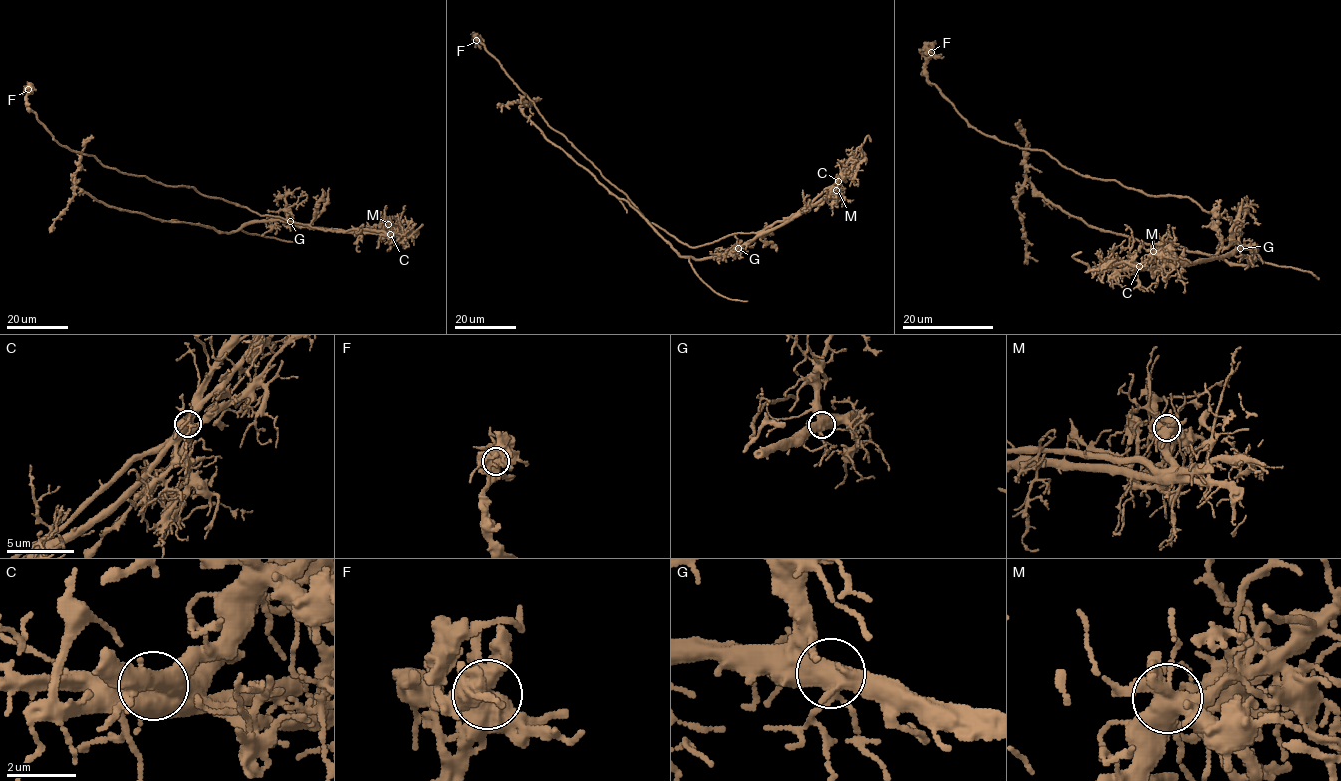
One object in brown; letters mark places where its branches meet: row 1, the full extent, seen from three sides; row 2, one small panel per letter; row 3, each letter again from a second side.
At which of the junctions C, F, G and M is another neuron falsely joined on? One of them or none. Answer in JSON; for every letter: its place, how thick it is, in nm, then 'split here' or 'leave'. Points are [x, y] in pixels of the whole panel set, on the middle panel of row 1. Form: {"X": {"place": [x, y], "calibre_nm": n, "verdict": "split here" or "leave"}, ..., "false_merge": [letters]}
{"C": {"place": [838, 181], "calibre_nm": 600, "verdict": "split here"}, "F": {"place": [476, 40], "calibre_nm": 500, "verdict": "leave"}, "G": {"place": [738, 248], "calibre_nm": 480, "verdict": "leave"}, "M": {"place": [836, 190], "calibre_nm": 550, "verdict": "leave"}, "false_merge": ["C"]}

